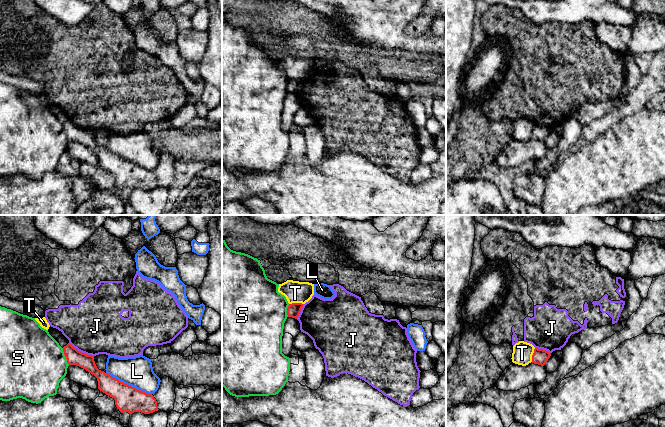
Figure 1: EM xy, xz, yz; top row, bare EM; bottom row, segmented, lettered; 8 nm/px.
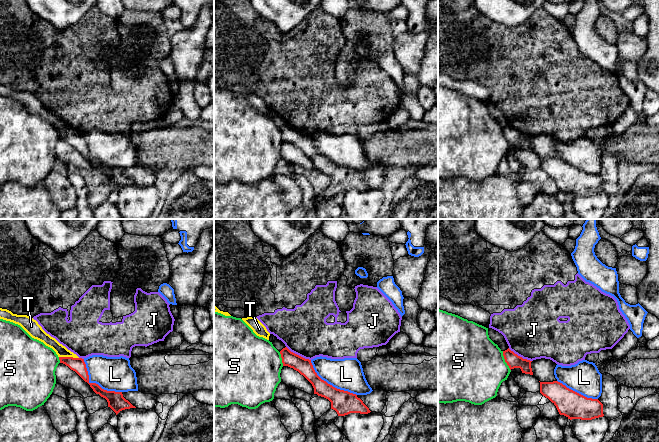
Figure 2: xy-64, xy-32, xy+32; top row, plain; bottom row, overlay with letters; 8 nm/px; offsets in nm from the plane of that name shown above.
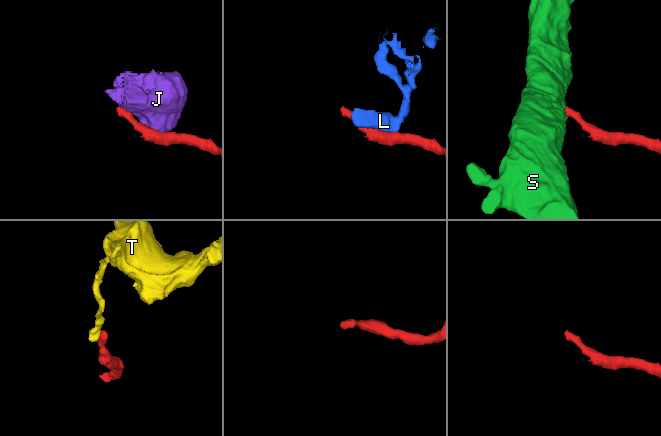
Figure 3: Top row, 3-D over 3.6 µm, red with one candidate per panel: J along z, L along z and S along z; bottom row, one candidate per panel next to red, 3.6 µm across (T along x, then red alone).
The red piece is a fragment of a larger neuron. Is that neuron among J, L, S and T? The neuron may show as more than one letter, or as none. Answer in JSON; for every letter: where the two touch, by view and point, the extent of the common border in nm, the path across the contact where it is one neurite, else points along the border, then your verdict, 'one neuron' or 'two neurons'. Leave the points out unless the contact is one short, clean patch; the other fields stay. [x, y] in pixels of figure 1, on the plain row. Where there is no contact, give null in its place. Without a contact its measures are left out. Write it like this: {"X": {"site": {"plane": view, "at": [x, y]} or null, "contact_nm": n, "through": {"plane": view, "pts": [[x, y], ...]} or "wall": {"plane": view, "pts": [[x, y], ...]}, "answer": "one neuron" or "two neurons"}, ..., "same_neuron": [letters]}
{"J": {"site": {"plane": "xy", "at": [81, 128]}, "contact_nm": 240, "wall": {"plane": "xy", "pts": [[69, 118], [78, 126], [93, 132]]}, "answer": "two neurons"}, "L": {"site": {"plane": "xy", "at": [129, 161]}, "contact_nm": 400, "answer": "two neurons"}, "S": {"site": {"plane": "xy", "at": [65, 132]}, "contact_nm": 150, "wall": {"plane": "xy", "pts": [[62, 124], [66, 137], [69, 140]]}, "answer": "two neurons"}, "T": {"site": {"plane": "xz", "at": [295, 79]}, "contact_nm": 110, "through": {"plane": "xz", "pts": [[294, 85], [295, 79], [295, 68]]}, "answer": "one neuron"}, "same_neuron": ["T"]}

